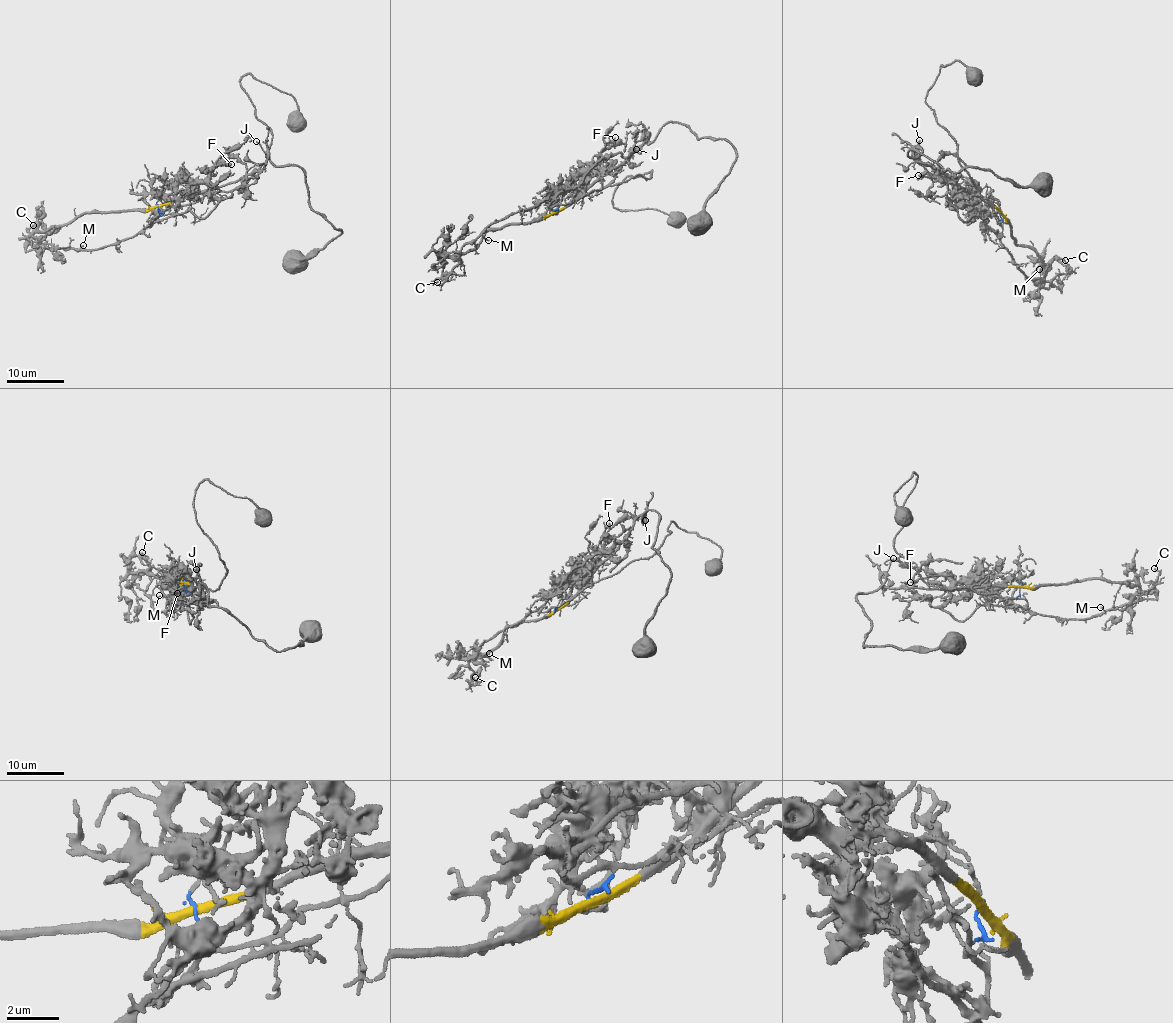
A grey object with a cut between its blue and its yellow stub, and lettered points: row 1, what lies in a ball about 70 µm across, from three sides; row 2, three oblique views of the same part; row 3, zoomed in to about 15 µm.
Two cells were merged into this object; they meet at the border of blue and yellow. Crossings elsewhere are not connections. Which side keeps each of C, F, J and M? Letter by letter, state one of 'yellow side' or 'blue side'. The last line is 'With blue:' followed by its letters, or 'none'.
C: blue side
F: yellow side
J: yellow side
M: blue side
With blue: C, M

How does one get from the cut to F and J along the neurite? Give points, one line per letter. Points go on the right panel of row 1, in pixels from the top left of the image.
F: (1000, 212), (948, 179), (918, 175)
J: (1000, 212), (999, 207), (923, 164), (914, 156), (919, 140)

